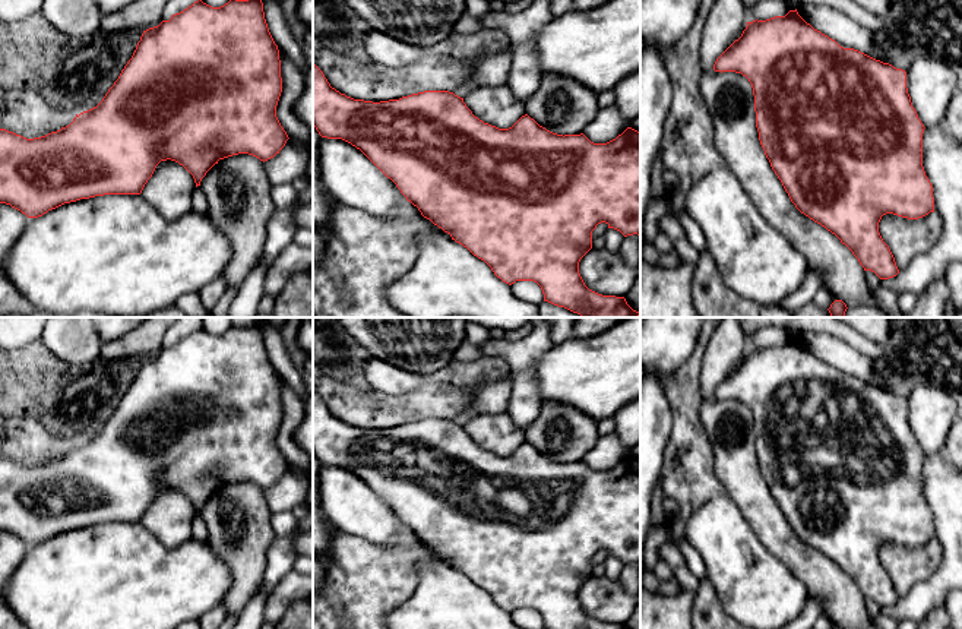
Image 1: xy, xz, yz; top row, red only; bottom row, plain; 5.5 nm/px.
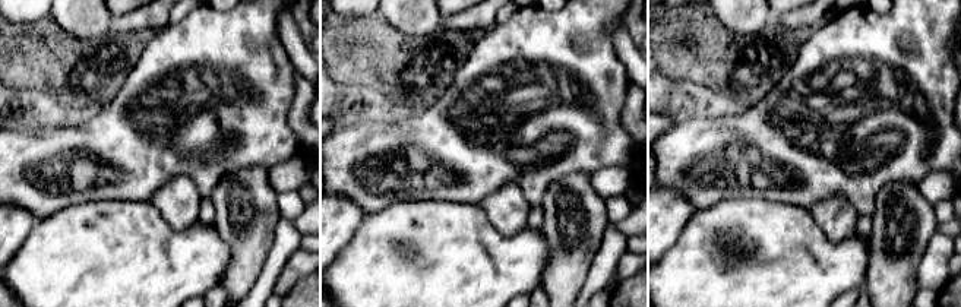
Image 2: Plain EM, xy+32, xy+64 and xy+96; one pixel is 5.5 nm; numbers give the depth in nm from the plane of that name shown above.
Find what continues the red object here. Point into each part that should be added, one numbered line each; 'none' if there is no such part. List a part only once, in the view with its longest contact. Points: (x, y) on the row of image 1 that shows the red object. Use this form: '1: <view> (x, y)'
none

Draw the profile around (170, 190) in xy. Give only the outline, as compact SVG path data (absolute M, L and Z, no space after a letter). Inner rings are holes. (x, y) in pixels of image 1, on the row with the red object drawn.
M161 161L142 190L142 197L168 221L193 211L193 176L178 162Z

